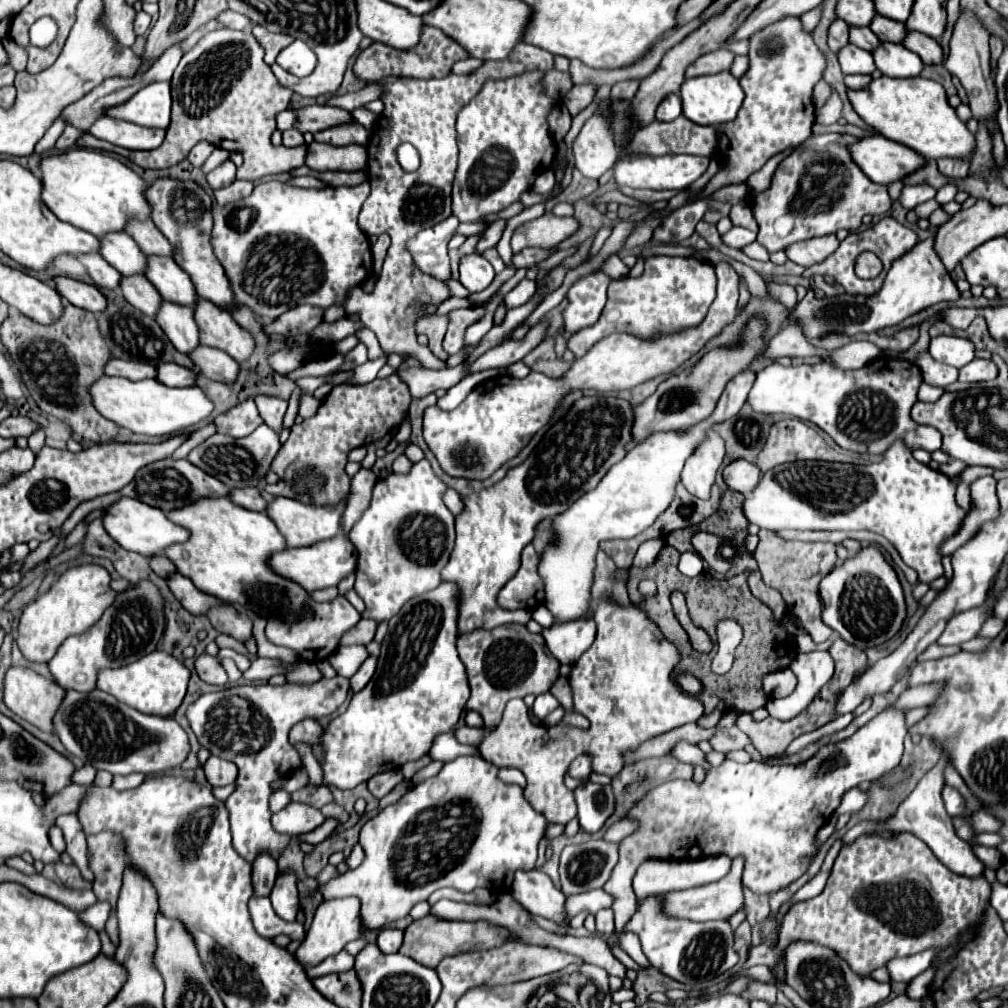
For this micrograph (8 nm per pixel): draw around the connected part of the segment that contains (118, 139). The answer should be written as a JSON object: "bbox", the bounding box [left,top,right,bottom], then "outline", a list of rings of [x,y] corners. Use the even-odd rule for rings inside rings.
{"bbox":[89,117,165,149],"outline":[[[101,117],[95,121],[95,125],[89,127],[89,133],[97,139],[105,139],[113,145],[125,147],[125,149],[155,149],[165,139],[165,129],[151,129],[143,125],[135,125],[121,119]]]}

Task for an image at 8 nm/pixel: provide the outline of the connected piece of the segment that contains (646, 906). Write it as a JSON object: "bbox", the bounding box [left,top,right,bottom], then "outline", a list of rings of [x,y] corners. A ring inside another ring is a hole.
{"bbox":[623,895,739,987],"outline":[[[659,895],[641,899],[635,915],[629,919],[623,931],[635,933],[639,937],[643,953],[657,971],[691,987],[705,985],[713,977],[729,971],[739,959],[733,951],[733,929],[727,921],[697,923],[669,917],[663,913],[663,899],[659,899]]]}

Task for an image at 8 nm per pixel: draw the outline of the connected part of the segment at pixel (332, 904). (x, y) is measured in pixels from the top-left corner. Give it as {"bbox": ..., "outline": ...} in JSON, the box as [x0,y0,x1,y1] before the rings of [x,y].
{"bbox":[295,897,361,969],"outline":[[[343,897],[343,899],[331,899],[323,901],[313,917],[313,923],[301,941],[299,949],[295,951],[295,959],[307,969],[313,965],[319,965],[323,959],[339,953],[349,941],[361,937],[361,919],[359,919],[359,899],[357,897]]]}

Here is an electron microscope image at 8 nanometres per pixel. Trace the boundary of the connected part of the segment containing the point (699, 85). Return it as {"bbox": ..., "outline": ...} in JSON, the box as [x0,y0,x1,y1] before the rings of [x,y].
{"bbox":[681,71,743,125],"outline":[[[721,71],[717,75],[703,75],[685,79],[681,85],[681,101],[683,101],[683,115],[697,123],[697,125],[719,125],[725,121],[733,121],[737,117],[737,111],[743,103],[743,89],[739,85],[739,79],[731,75],[731,71]]]}

